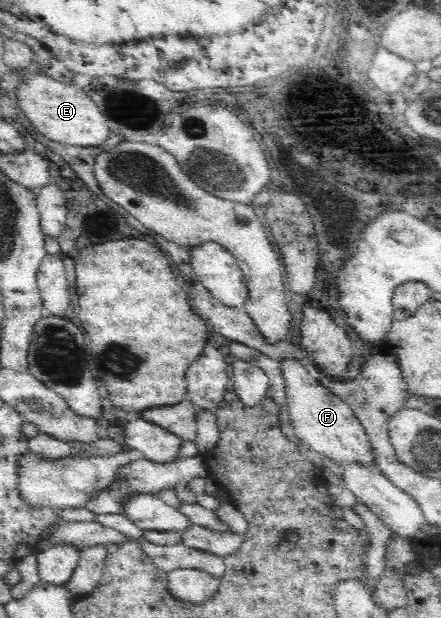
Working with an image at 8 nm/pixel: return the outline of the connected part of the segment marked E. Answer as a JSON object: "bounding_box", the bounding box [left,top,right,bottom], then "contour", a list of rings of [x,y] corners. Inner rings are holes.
{"bounding_box":[16,73,111,147],"contour":[[[33,73],[29,79],[25,79],[18,85],[16,97],[26,118],[39,133],[43,133],[53,141],[95,147],[105,143],[111,132],[105,121],[105,115],[83,91],[67,83],[59,83],[57,79],[46,73]]]}

